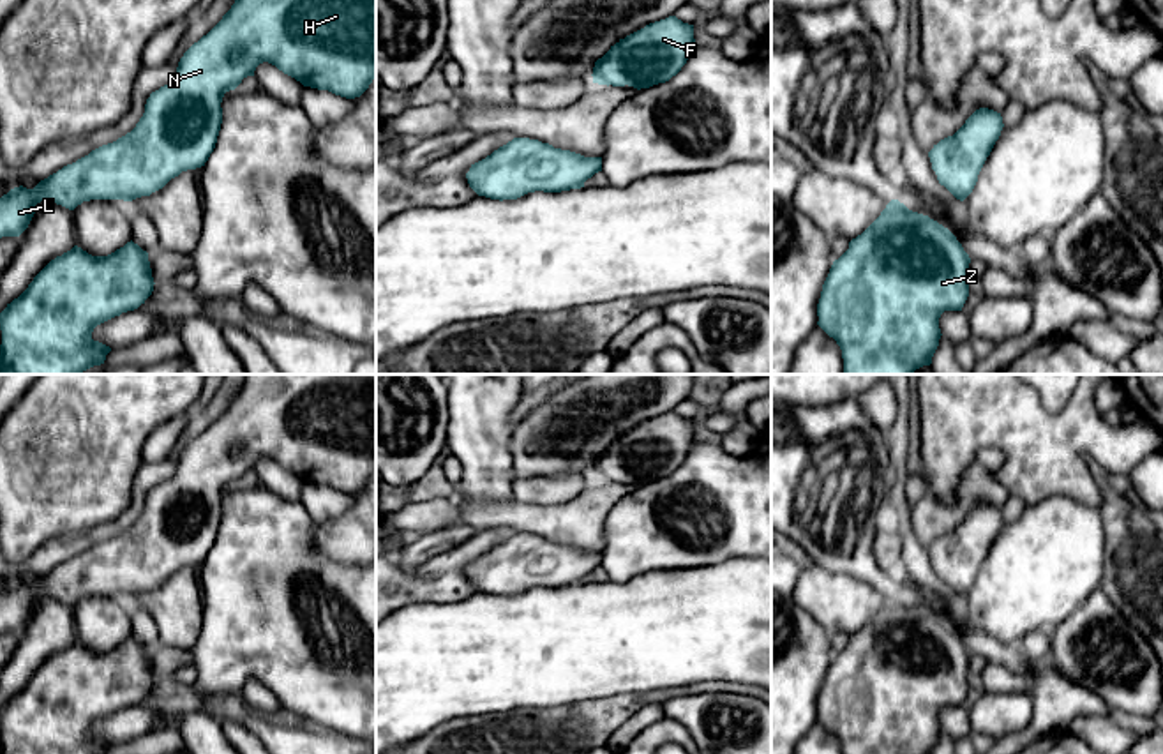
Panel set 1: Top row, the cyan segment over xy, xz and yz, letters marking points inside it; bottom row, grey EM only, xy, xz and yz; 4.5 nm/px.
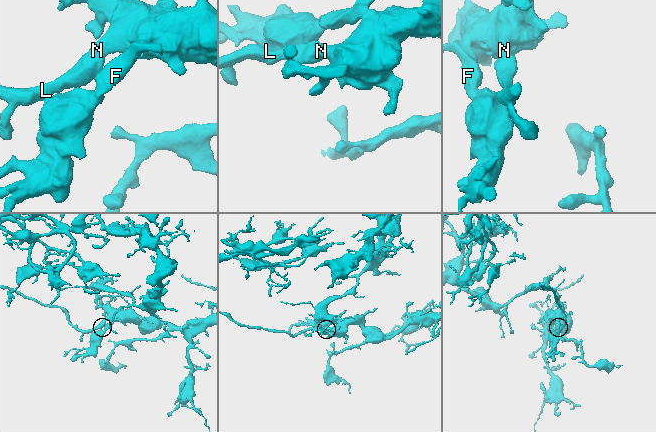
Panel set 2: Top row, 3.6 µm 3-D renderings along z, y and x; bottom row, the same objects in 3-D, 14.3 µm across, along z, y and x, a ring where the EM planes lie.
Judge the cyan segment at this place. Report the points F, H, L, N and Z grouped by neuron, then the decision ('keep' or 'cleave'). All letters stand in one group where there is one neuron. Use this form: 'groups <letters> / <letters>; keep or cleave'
groups F H L N Z; keep

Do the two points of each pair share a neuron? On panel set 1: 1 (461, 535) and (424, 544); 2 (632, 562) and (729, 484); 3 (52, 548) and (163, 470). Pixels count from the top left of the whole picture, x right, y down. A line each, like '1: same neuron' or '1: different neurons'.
1: same neuron
2: same neuron
3: same neuron

